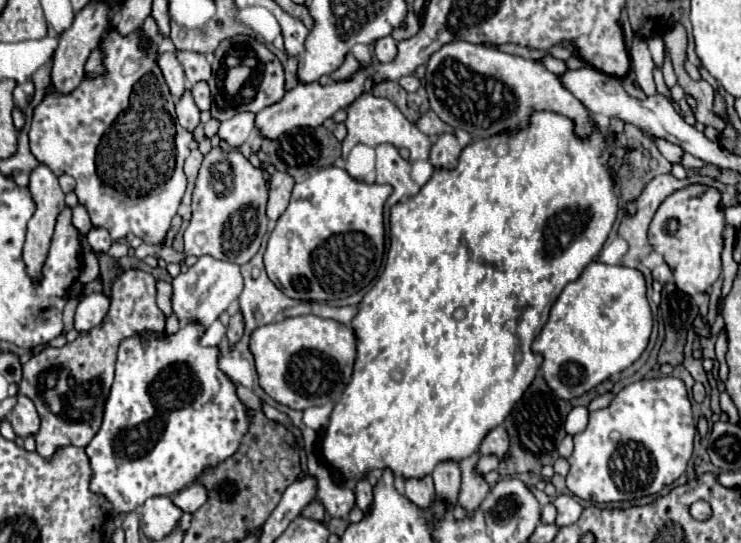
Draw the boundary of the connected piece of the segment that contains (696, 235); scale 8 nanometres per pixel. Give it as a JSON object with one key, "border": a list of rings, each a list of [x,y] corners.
{"border":[[[689,186],[671,194],[655,212],[649,228],[649,242],[657,254],[665,258],[673,272],[673,280],[681,292],[697,294],[721,276],[721,250],[725,214],[719,210],[719,192],[707,186]]]}

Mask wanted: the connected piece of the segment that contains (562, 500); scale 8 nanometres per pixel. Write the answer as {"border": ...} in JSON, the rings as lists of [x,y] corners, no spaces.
{"border":[[[557,496],[553,500],[553,504],[557,506],[557,520],[555,520],[557,526],[569,526],[569,524],[577,522],[583,512],[581,504],[577,500],[573,500],[571,496]]]}

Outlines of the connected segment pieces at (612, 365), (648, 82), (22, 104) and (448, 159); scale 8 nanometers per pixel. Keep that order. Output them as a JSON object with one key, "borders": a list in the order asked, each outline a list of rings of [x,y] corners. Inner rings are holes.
{"borders":[[[[591,262],[575,282],[569,282],[563,288],[561,296],[551,308],[547,324],[543,326],[541,334],[533,342],[533,352],[543,356],[541,372],[549,388],[559,398],[571,400],[575,396],[589,392],[609,376],[629,368],[647,348],[651,326],[653,326],[653,318],[645,296],[643,274],[627,266],[609,266],[603,262]]],[[[633,36],[633,66],[635,66],[635,76],[637,76],[637,84],[641,86],[641,90],[651,96],[655,94],[655,82],[653,82],[653,60],[647,48],[647,40],[641,36]]],[[[31,82],[27,84],[17,84],[13,96],[15,96],[15,104],[19,110],[25,110],[29,106],[29,102],[33,100],[33,94],[35,94],[35,86]]],[[[443,134],[439,136],[439,140],[433,144],[431,148],[431,156],[429,162],[433,164],[433,168],[445,168],[445,170],[453,170],[457,166],[461,148],[457,144],[457,138],[453,134]]]]}

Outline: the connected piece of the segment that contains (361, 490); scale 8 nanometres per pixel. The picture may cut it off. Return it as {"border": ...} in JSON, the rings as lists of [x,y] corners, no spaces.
{"border":[[[359,480],[355,486],[355,498],[357,498],[357,506],[369,514],[373,506],[373,486],[367,480]]]}

